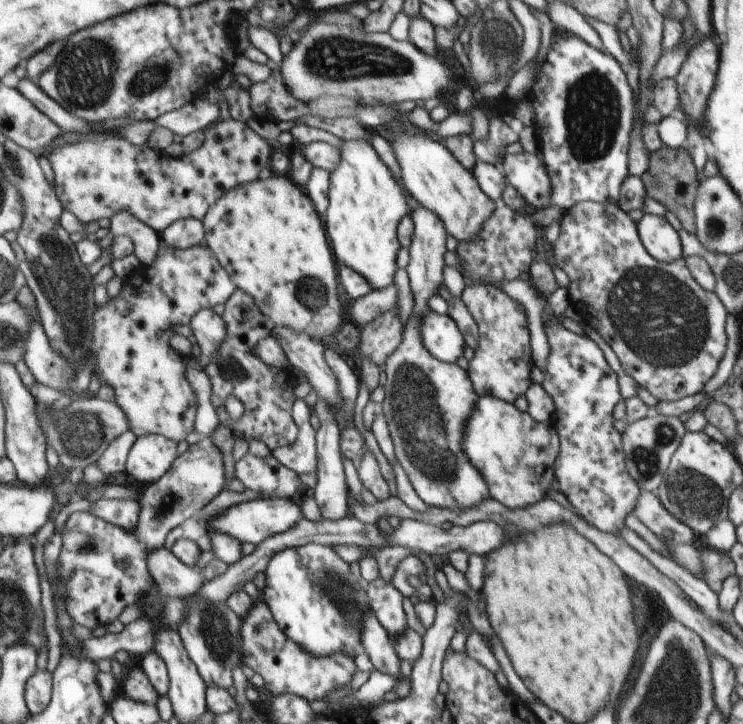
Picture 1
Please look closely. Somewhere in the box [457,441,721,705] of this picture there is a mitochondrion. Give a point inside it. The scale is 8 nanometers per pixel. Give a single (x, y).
(652, 616)

